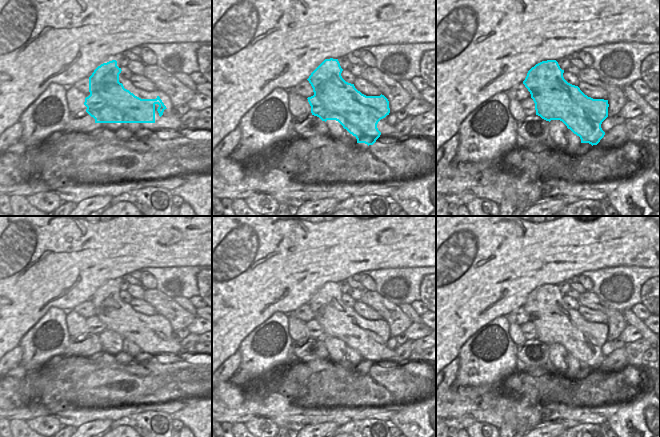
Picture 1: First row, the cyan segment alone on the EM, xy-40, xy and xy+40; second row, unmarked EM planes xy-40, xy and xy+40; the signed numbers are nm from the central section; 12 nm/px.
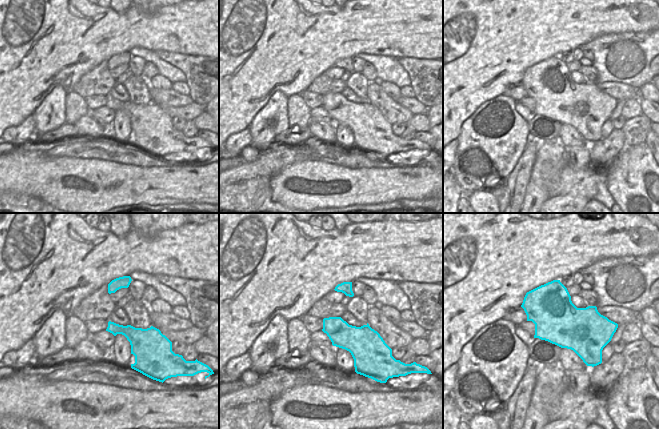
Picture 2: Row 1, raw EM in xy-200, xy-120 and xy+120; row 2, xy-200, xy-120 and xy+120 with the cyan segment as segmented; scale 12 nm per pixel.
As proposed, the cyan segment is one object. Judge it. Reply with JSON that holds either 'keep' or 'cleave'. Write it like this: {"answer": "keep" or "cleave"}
{"answer": "keep"}

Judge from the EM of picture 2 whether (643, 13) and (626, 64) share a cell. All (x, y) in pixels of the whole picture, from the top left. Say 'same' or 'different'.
different

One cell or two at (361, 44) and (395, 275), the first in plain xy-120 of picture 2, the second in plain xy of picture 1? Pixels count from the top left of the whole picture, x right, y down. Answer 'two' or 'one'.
two

